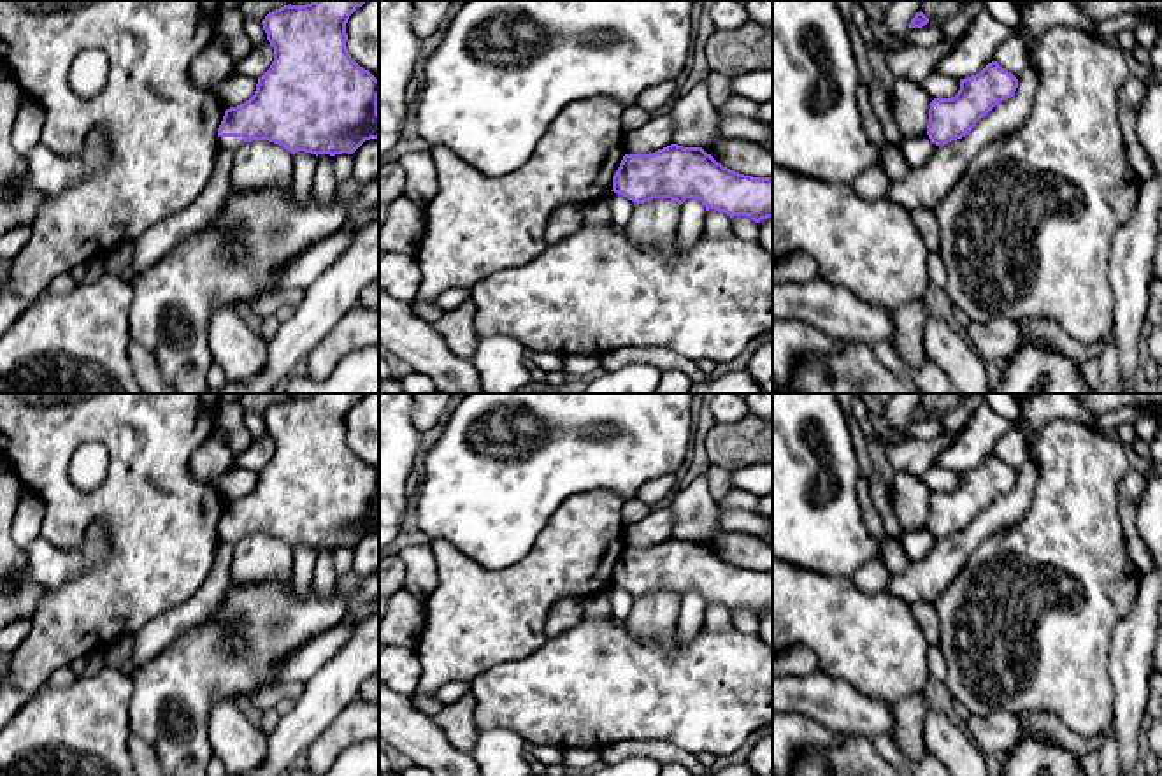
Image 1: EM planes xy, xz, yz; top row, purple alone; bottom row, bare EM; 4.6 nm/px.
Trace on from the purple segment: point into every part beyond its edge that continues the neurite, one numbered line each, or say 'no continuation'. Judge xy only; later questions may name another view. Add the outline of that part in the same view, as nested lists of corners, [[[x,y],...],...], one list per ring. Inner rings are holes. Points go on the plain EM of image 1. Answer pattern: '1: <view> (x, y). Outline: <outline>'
1: xy (151, 639). Outline: [[[218,530],[212,567],[204,585],[188,600],[158,614],[135,632],[135,665],[153,660],[170,643],[209,622],[218,613],[232,583],[233,546],[242,537],[242,530]]]

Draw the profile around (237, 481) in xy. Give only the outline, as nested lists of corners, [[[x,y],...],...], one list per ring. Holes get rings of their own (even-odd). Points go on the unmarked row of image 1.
[[[233,465],[225,474],[218,476],[212,485],[218,493],[226,500],[237,500],[249,493],[256,485],[258,472]]]

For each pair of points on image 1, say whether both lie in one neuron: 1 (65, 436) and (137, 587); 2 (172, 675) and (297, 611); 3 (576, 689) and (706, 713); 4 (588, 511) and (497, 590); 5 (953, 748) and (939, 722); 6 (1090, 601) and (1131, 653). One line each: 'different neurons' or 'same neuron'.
1: same neuron
2: same neuron
3: same neuron
4: same neuron
5: same neuron
6: different neurons

